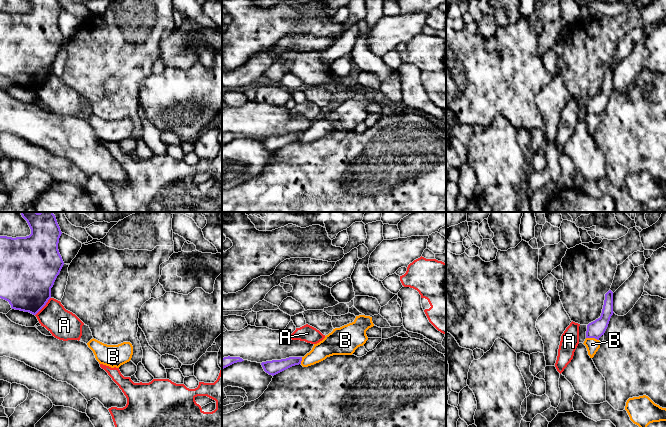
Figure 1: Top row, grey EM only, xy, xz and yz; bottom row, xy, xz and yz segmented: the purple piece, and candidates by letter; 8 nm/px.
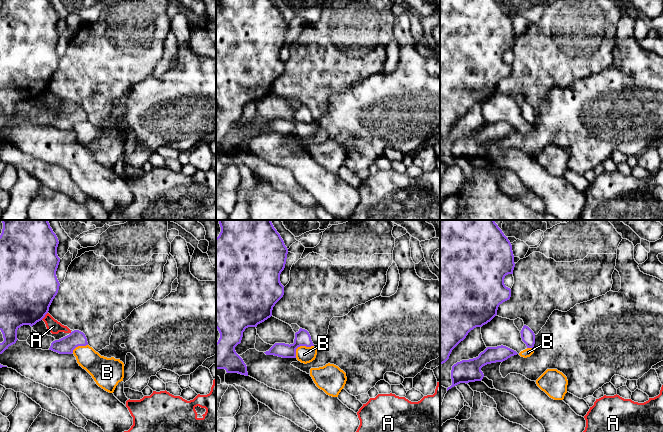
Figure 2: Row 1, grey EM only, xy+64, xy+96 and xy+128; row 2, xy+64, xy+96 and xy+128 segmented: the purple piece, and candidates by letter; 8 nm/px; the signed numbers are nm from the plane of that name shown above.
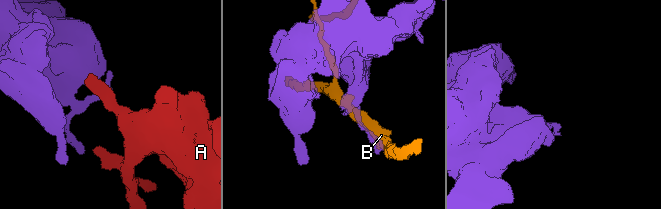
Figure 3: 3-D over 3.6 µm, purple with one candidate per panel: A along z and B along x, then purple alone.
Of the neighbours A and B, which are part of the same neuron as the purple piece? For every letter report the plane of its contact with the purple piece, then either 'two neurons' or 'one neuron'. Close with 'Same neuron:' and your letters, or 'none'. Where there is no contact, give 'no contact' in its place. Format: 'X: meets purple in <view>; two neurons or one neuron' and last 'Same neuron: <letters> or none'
A: meets purple in xy; two neurons
B: meets purple in yz; two neurons
Same neuron: none

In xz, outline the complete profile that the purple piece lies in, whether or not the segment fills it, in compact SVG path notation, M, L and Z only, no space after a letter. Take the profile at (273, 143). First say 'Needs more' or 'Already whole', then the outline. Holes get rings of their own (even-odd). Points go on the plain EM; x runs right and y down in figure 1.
Already whole. M289 133L281 136L262 138L261 141L269 151L276 151L292 142L301 140L302 133Z

